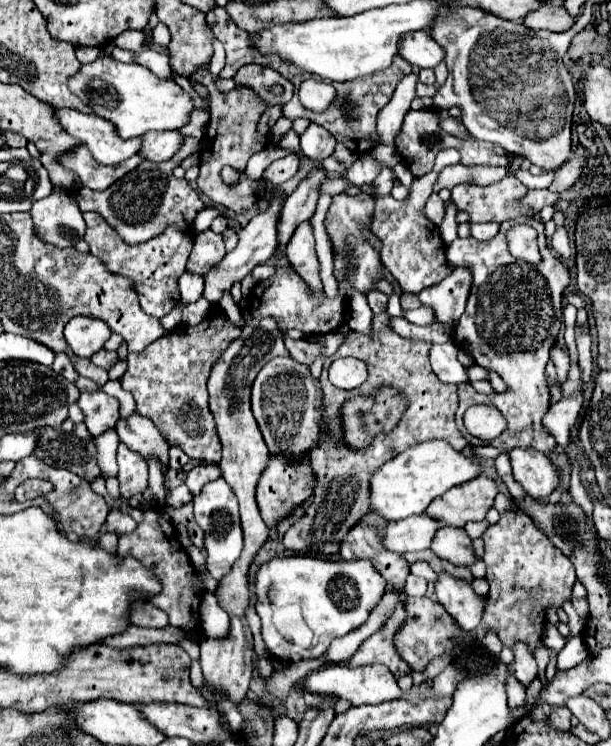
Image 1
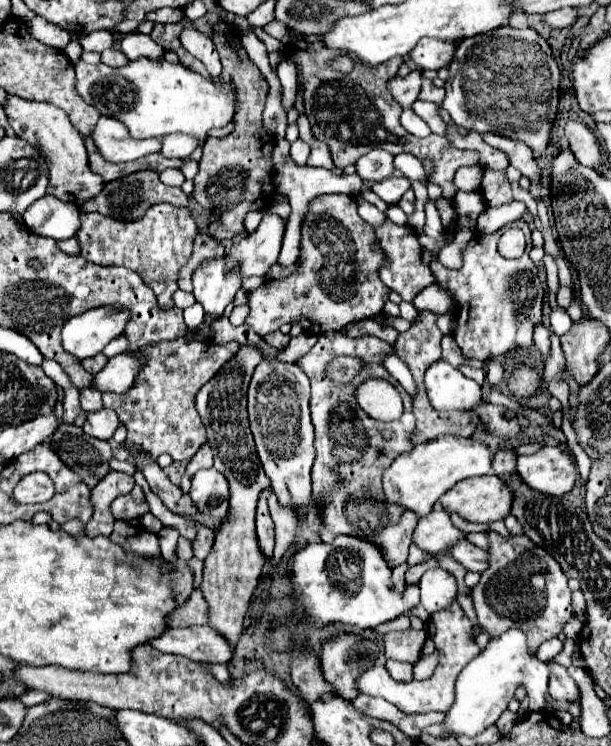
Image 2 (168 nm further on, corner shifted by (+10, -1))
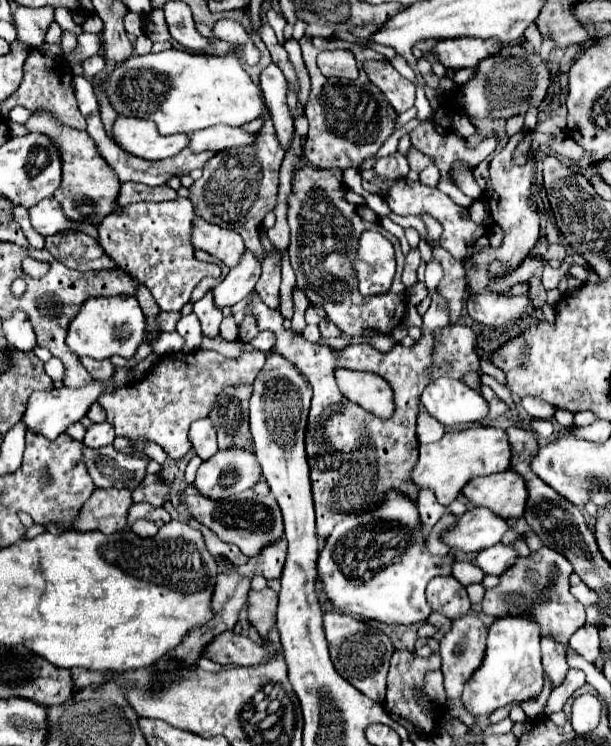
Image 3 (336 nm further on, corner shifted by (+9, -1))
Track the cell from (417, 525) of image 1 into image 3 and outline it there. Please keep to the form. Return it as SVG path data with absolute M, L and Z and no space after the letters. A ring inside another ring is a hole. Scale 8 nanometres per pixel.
M480 506L460 516L458 524L442 534L442 540L454 550L480 552L484 548L500 544L508 528L510 526L506 518Z

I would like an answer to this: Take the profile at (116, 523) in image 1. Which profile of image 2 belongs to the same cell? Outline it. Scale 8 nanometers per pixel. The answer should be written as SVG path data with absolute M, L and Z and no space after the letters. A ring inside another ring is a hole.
M127 494L127 496L117 498L117 500L111 504L109 510L111 510L111 514L113 514L115 520L133 520L133 518L139 518L139 516L143 516L145 512L149 512L149 506L147 506L147 502L135 504L135 502L131 500L131 496Z

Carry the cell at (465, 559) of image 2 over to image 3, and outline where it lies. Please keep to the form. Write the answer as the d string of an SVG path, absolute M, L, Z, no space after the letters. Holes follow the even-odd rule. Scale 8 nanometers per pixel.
M496 544L488 550L482 550L476 558L476 566L480 566L486 574L496 574L500 576L502 572L510 570L510 566L514 566L518 558L518 552L514 550L514 546L504 546L504 544Z

